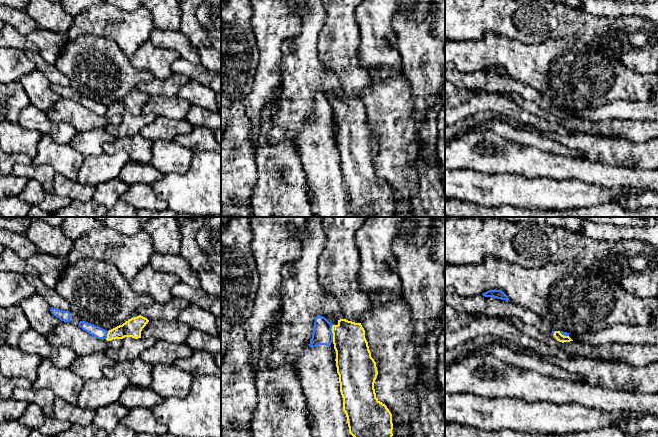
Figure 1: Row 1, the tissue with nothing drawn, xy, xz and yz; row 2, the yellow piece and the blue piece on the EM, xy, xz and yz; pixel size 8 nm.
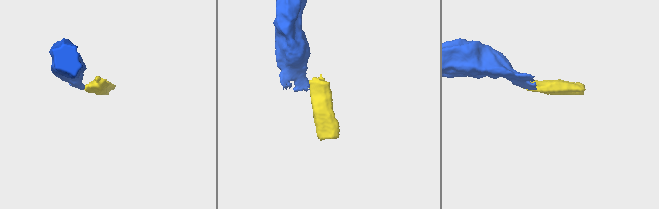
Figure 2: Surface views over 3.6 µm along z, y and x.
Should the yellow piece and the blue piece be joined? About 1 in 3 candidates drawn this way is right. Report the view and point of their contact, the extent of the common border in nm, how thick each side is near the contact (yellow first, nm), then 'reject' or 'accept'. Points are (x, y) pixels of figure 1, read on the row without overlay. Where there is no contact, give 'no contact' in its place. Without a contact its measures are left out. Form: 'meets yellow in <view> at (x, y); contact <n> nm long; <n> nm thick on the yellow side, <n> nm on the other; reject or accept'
meets yellow in xz at (332, 108); contact 140 nm long; 280 nm thick on the yellow side, 160 nm on the other; reject

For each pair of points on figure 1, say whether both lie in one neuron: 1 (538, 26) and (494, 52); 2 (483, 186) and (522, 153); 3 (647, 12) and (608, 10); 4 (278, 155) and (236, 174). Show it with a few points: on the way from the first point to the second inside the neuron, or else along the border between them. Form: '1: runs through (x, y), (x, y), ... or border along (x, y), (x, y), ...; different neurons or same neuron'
1: border along (493, 33), (517, 39), (524, 43), (539, 43); different neurons
2: border along (474, 170), (487, 173), (521, 174); different neurons
3: runs through (637, 10), (618, 10); same neuron
4: border along (255, 150), (256, 184), (253, 188); different neurons

